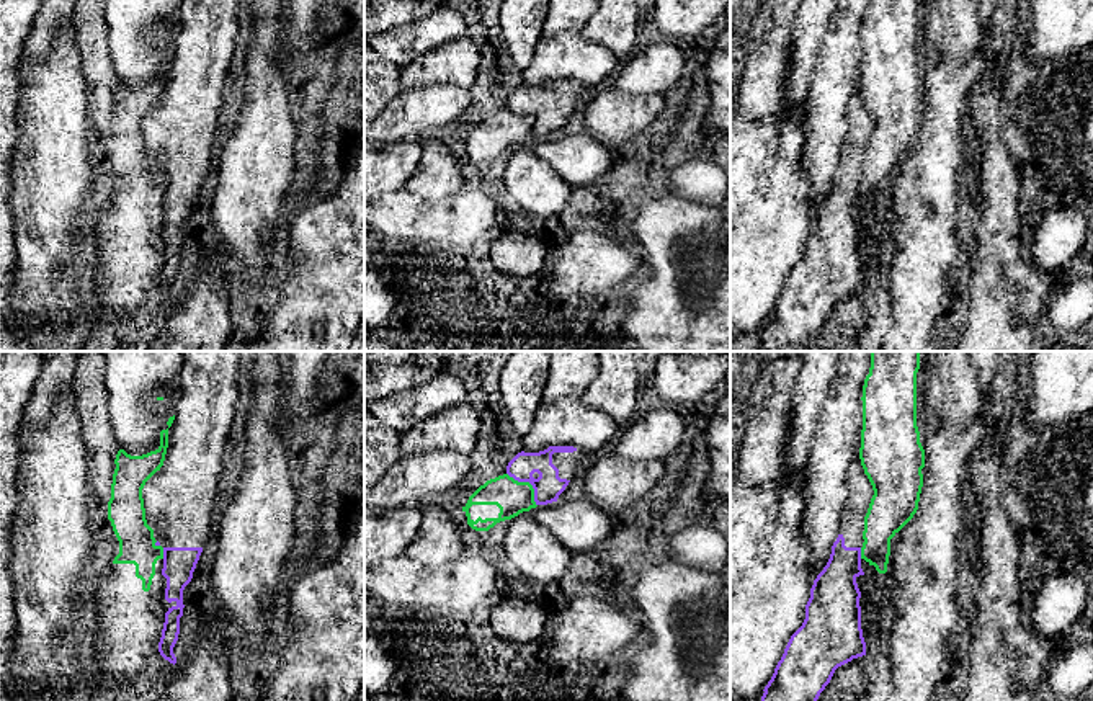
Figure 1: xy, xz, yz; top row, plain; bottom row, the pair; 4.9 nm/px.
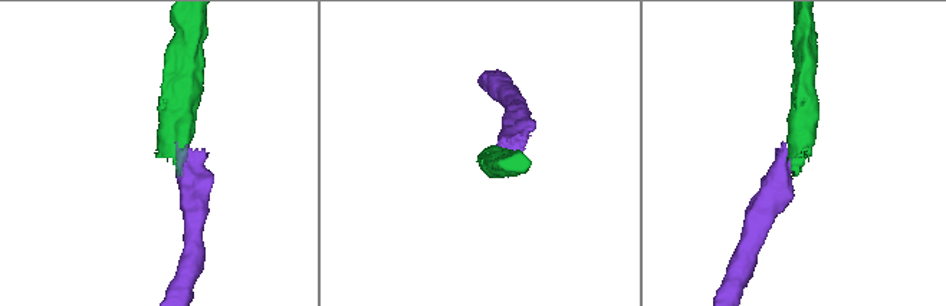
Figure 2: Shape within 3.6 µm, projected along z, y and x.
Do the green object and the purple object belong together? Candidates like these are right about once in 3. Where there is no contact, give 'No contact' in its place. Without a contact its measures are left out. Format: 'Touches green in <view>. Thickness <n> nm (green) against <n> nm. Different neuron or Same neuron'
Touches green in xz. Thickness 170 nm (green) against 140 nm. Different neuron

